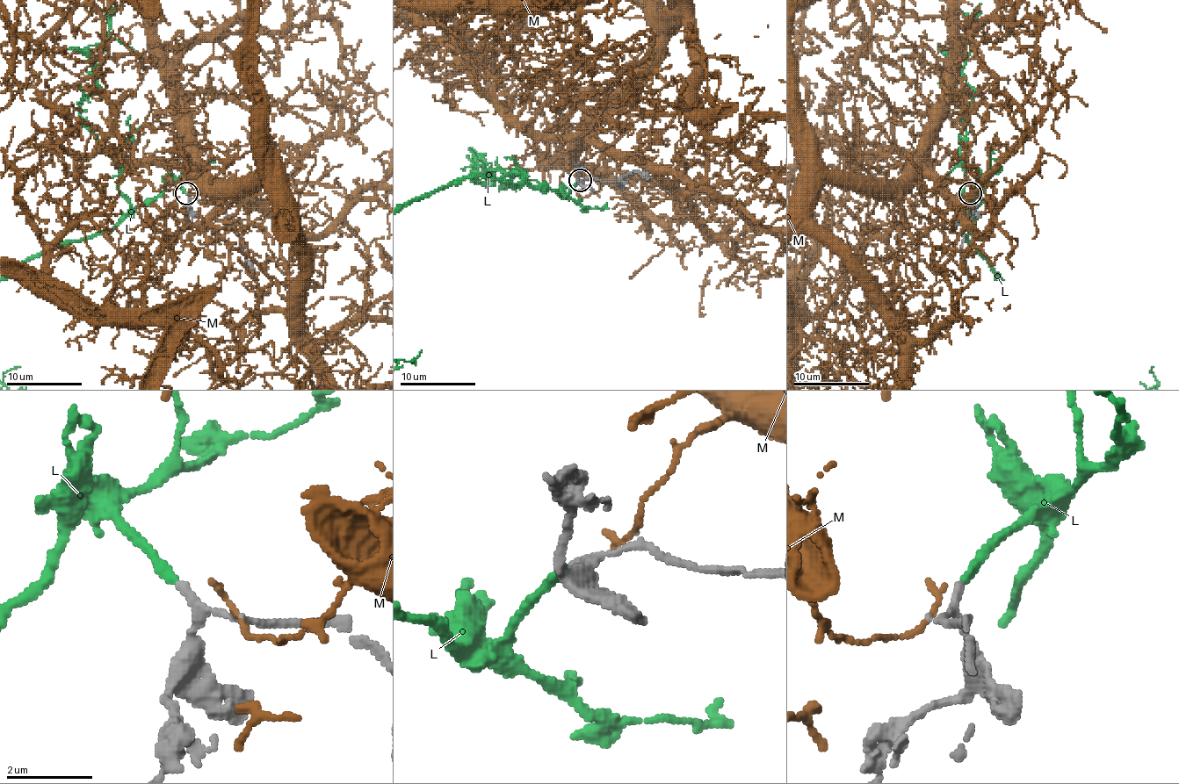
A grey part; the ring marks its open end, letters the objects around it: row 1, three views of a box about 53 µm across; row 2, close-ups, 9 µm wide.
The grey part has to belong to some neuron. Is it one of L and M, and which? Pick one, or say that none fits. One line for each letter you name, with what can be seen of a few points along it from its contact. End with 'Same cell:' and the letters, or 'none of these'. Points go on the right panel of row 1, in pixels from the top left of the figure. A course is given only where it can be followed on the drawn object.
Same cell: L

